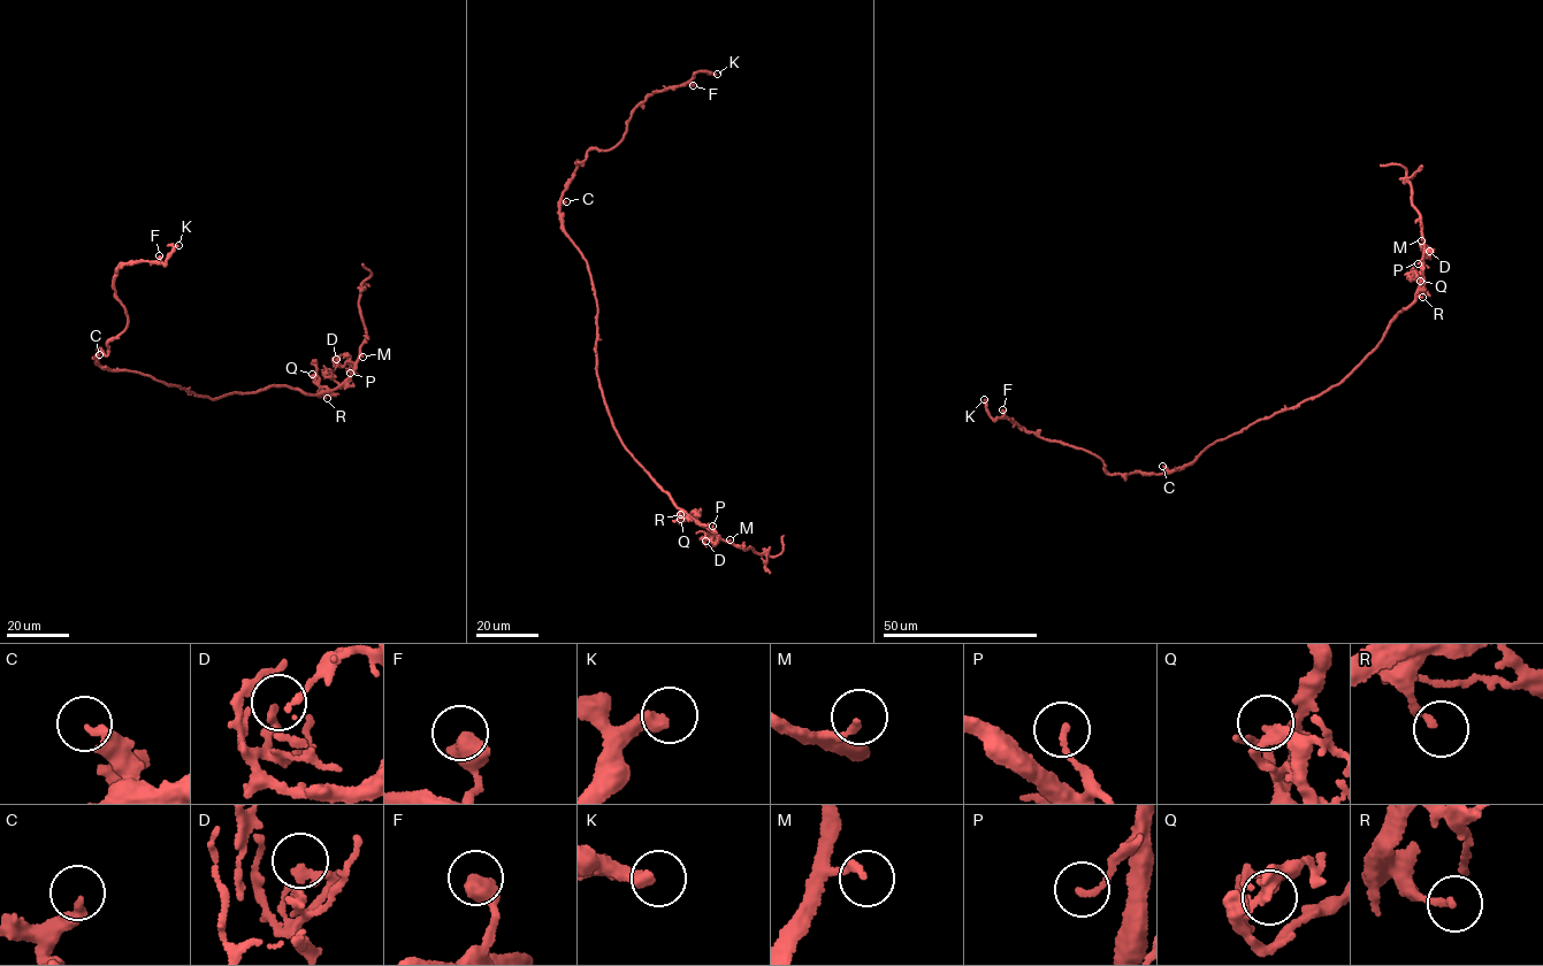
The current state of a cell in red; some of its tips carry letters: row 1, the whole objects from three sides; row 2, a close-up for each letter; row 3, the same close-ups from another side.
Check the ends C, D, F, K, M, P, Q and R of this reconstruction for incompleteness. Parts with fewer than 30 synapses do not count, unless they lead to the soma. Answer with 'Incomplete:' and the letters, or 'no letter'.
Incomplete: K

